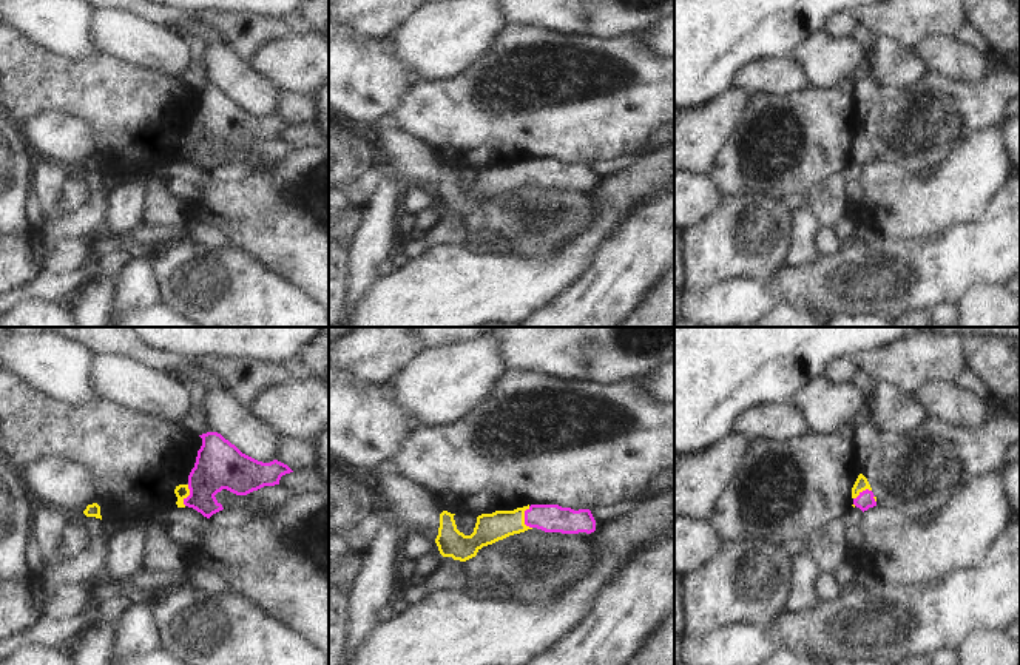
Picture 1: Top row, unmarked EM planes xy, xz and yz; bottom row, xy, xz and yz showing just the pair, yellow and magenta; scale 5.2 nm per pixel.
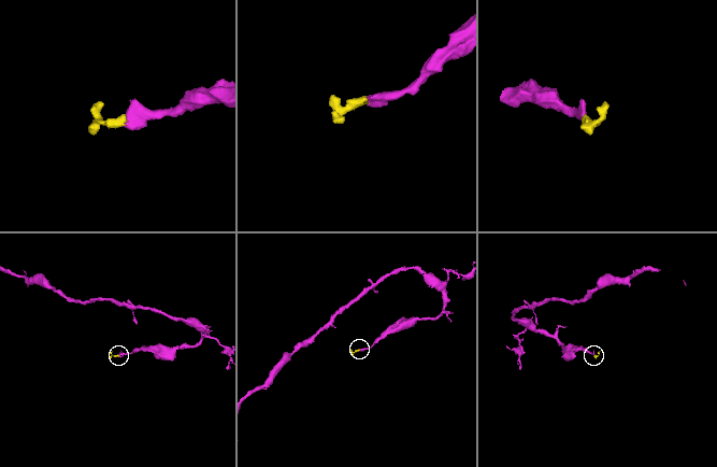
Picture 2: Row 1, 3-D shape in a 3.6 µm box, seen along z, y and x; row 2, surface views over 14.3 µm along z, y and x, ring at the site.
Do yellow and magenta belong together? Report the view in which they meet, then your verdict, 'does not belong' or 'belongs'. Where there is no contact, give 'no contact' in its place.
xz | belongs

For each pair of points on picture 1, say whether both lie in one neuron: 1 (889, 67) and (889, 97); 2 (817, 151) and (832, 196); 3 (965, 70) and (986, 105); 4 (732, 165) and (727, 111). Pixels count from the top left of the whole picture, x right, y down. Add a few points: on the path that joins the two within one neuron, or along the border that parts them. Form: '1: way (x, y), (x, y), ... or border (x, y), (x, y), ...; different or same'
1: border (923, 76), (900, 90), (883, 88); different
2: border (840, 173), (817, 184), (807, 196); different
3: border (992, 68), (974, 84), (955, 82), (938, 74); different
4: border (747, 105), (735, 131), (710, 168); different

